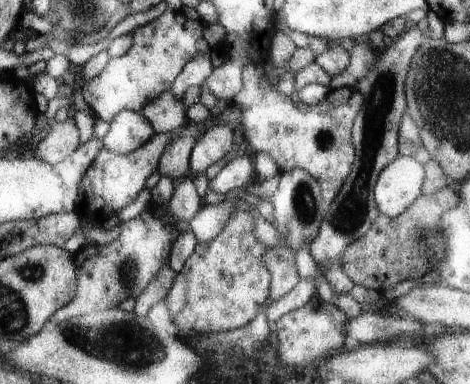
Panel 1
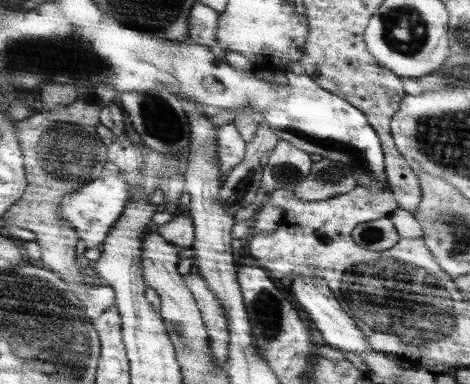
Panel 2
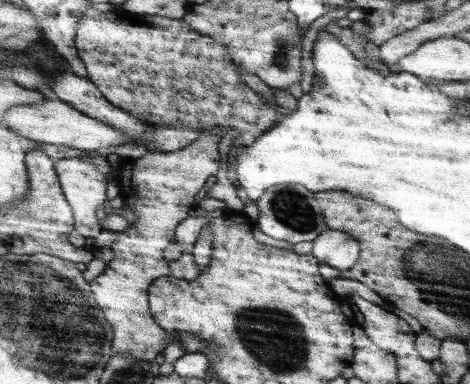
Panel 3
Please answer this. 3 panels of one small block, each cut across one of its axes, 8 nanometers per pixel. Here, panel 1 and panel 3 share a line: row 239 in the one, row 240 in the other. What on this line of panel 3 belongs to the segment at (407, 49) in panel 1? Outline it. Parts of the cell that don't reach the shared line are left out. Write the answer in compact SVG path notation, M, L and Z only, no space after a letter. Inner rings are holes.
M327 230L315 242L313 256L347 274L347 270L351 270L361 256L361 242L347 232Z

